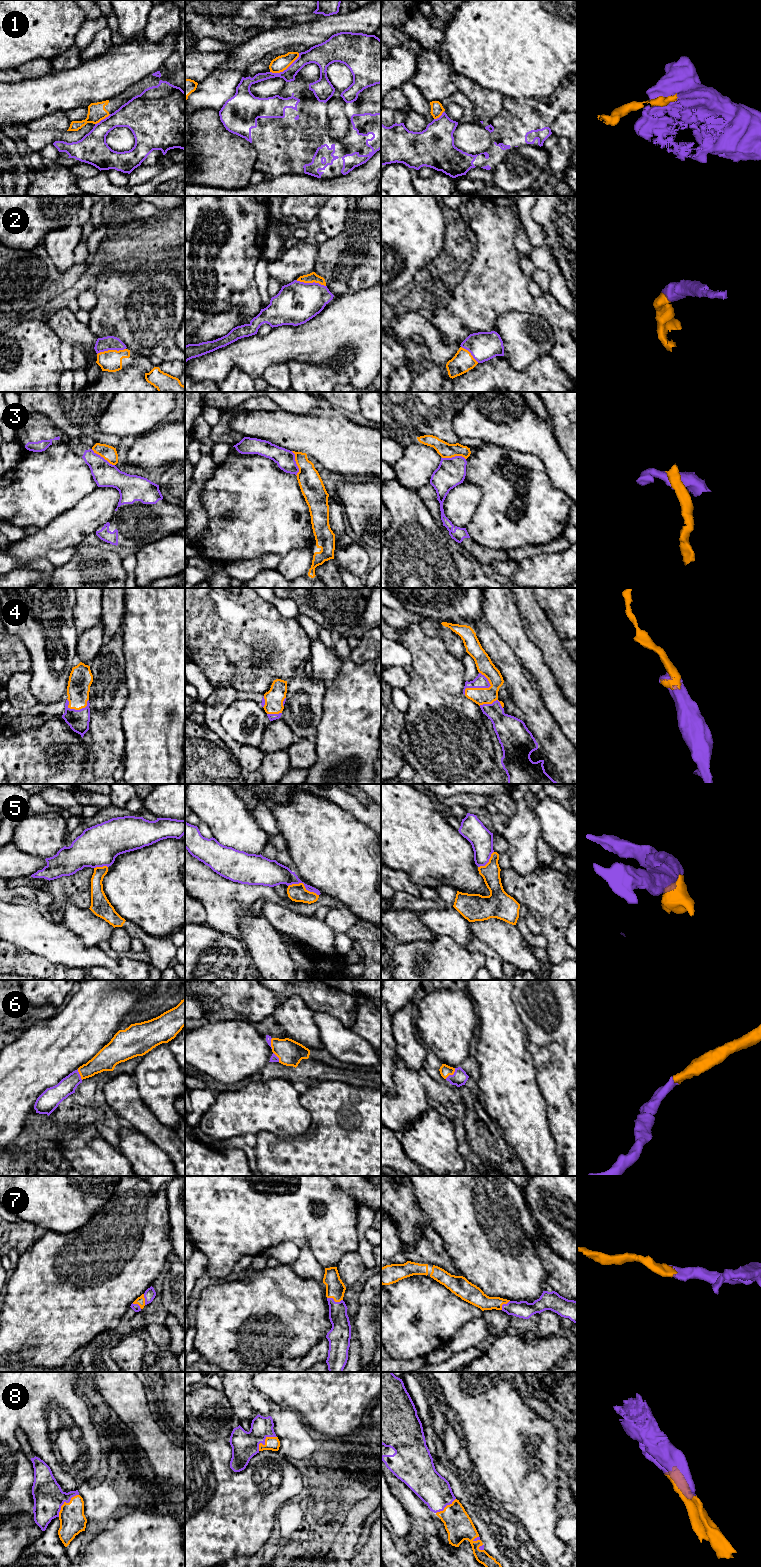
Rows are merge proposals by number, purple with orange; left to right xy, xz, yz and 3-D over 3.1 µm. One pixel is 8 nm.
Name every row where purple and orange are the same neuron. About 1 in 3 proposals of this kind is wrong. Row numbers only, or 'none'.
2, 4, 6, 7, 8

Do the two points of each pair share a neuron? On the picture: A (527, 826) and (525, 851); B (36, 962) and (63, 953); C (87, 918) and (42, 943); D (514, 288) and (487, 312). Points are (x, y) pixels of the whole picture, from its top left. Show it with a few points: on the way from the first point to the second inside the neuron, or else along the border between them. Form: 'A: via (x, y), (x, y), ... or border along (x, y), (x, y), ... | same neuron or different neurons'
A: via (528, 832), (525, 838), (525, 845) | same neuron
B: border along (24, 950), (41, 955), (53, 963), (68, 967) | different neurons
C: border along (62, 922), (80, 940), (83, 946) | different neurons
D: via (507, 292), (494, 305) | same neuron

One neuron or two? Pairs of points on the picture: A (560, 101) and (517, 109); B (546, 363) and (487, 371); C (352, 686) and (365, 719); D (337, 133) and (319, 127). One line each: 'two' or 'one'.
A: one
B: one
C: one
D: two

